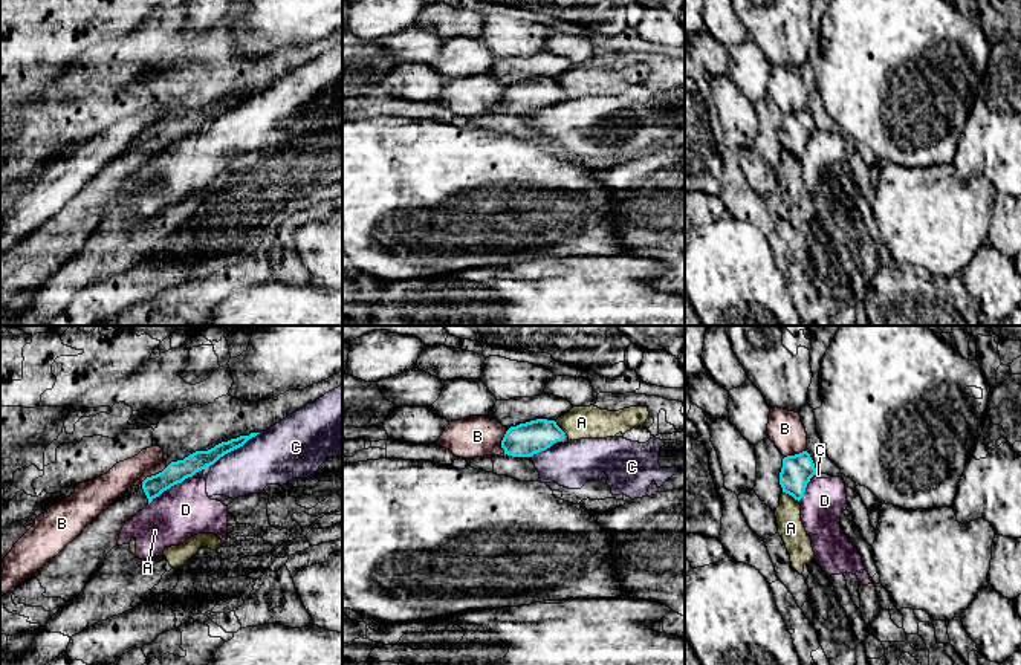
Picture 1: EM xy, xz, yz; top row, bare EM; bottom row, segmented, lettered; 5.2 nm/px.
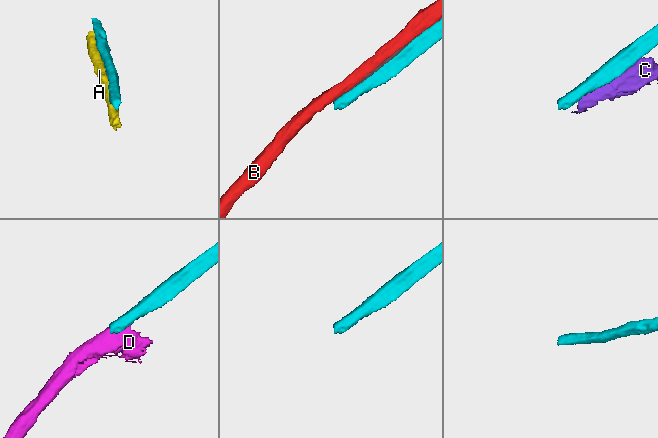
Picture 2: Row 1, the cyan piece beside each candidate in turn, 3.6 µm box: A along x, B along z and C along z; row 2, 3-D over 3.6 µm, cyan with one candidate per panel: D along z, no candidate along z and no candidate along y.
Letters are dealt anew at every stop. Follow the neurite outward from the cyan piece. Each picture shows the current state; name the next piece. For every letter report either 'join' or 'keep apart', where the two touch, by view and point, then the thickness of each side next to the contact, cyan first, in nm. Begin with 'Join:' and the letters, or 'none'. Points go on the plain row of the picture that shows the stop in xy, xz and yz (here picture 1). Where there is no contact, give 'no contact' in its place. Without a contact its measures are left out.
Join: none
A: keep apart | yz (790, 152) | 160/140 nm
B: keep apart | xy (153, 133) | 110/150 nm
C: keep apart | xy (225, 110) | 110/280 nm
D: keep apart | xy (170, 144) | 110/280 nm

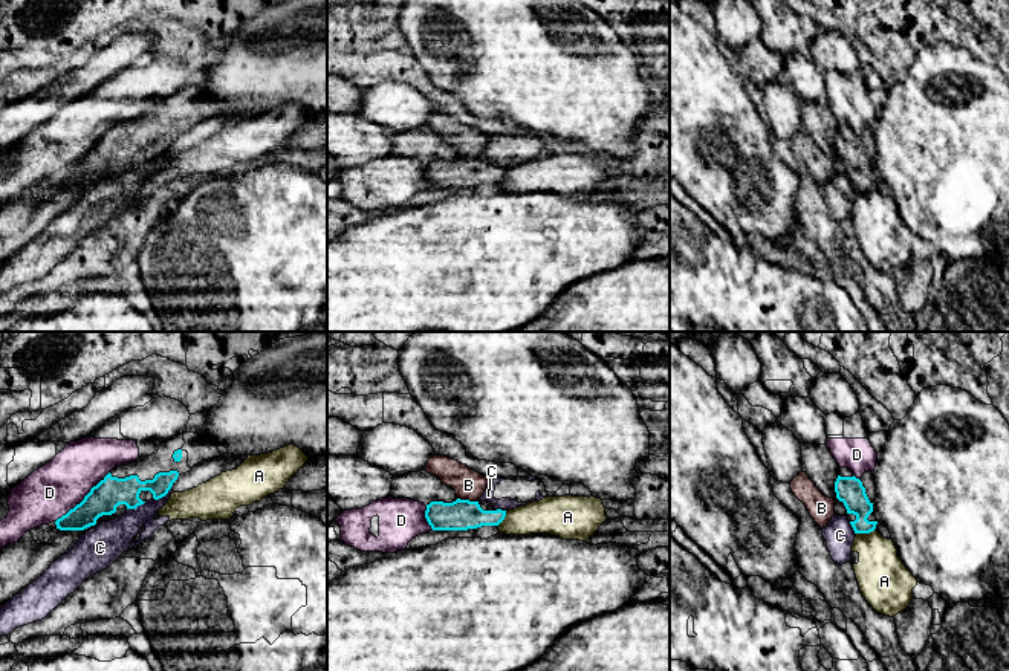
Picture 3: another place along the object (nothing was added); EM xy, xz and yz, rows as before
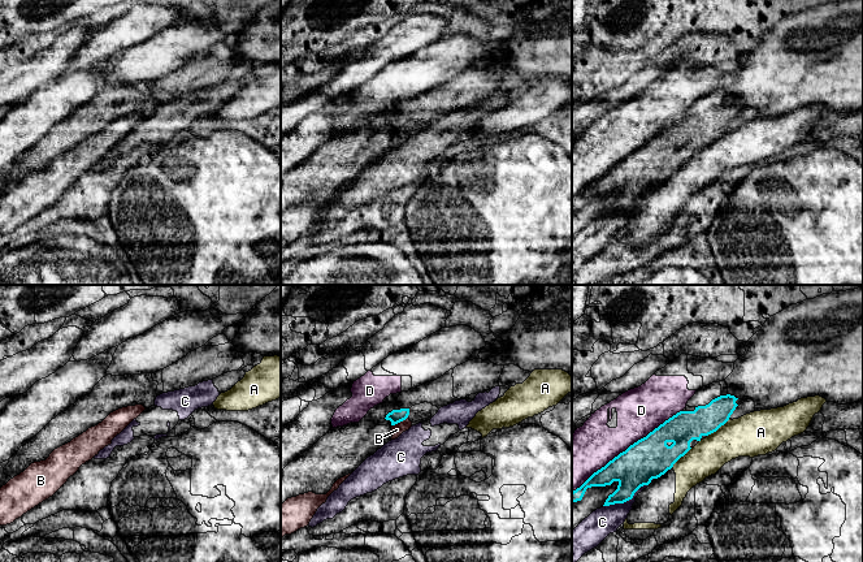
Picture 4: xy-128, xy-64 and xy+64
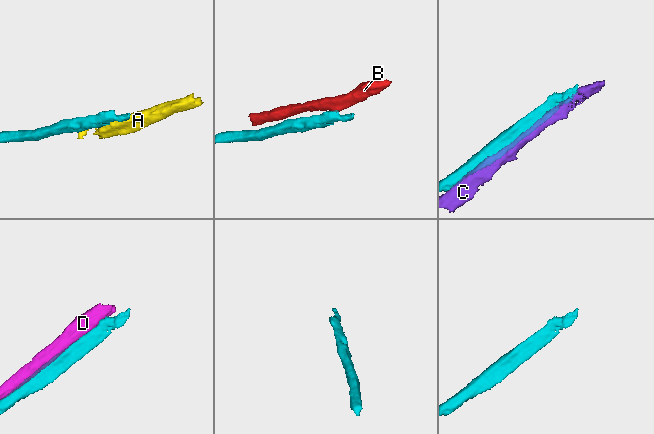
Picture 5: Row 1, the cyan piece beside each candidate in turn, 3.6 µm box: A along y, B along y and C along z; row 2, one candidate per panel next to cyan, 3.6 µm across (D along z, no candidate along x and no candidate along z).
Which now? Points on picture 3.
Join: none
A: keep apart | yz (866, 190) | 140/260 nm
B: keep apart | xz (468, 158) | 160/160 nm
C: keep apart | xy (162, 153) | 150/130 nm
D: keep apart | xy (84, 156) | 160/280 nm

